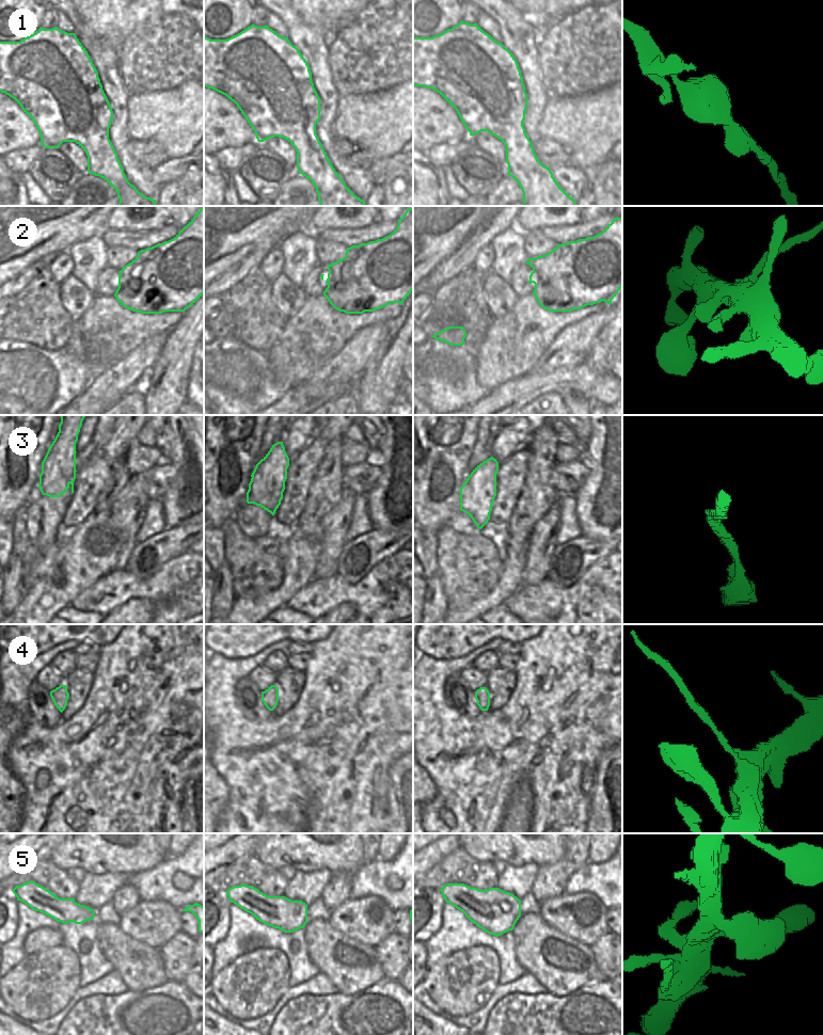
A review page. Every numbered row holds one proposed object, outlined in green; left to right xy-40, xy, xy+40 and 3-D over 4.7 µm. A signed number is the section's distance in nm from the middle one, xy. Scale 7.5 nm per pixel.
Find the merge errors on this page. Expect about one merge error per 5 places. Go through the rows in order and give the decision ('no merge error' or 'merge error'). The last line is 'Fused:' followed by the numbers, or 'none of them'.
1: no merge error
2: no merge error
3: no merge error
4: merge error
5: no merge error
Fused: 4

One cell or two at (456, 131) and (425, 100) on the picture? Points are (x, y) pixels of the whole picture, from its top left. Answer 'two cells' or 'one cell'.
one cell

